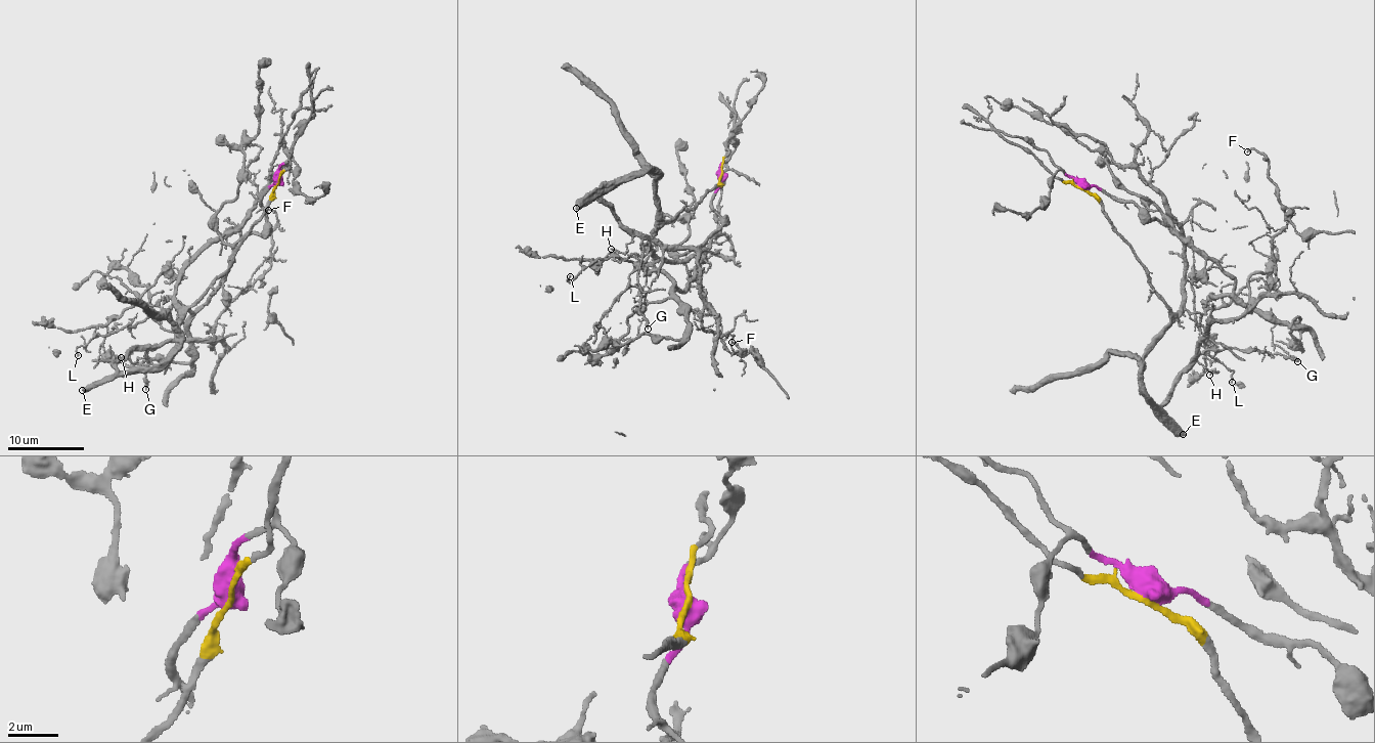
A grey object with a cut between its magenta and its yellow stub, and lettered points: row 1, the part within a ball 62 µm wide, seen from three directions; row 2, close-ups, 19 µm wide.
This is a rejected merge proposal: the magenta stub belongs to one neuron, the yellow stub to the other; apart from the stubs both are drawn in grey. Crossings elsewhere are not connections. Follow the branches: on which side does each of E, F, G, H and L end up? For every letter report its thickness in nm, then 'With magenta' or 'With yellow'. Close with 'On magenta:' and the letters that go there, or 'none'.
E: Thickness 550 nm. With yellow
F: Thickness 160 nm. With yellow
G: Thickness 200 nm. With yellow
H: Thickness 120 nm. With yellow
L: Thickness 110 nm. With yellow
On magenta: none

